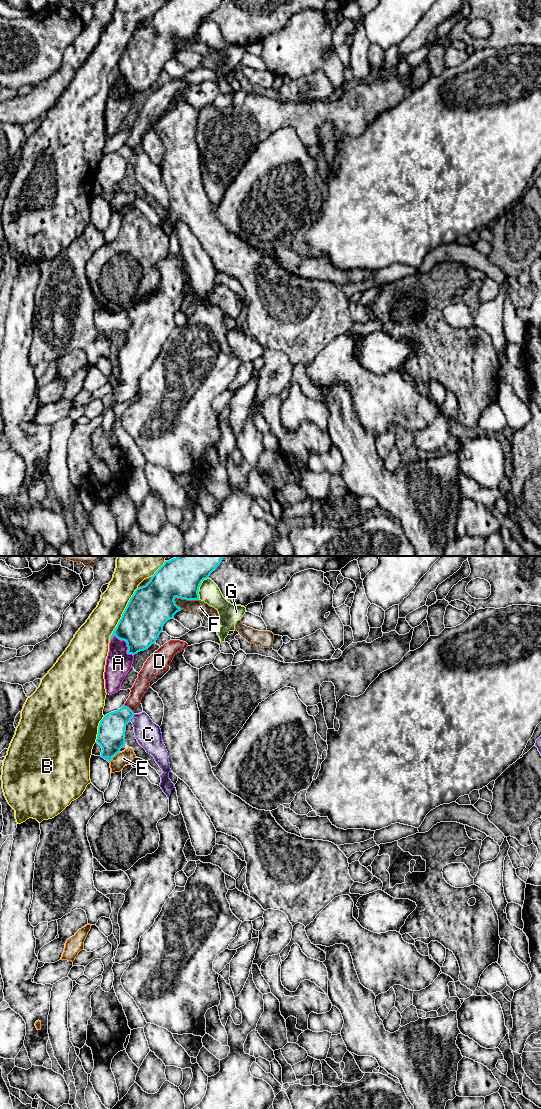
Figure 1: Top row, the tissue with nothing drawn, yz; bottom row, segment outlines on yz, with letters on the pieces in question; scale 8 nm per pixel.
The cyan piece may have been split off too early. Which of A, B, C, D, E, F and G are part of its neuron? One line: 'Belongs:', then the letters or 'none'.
Belongs: C

